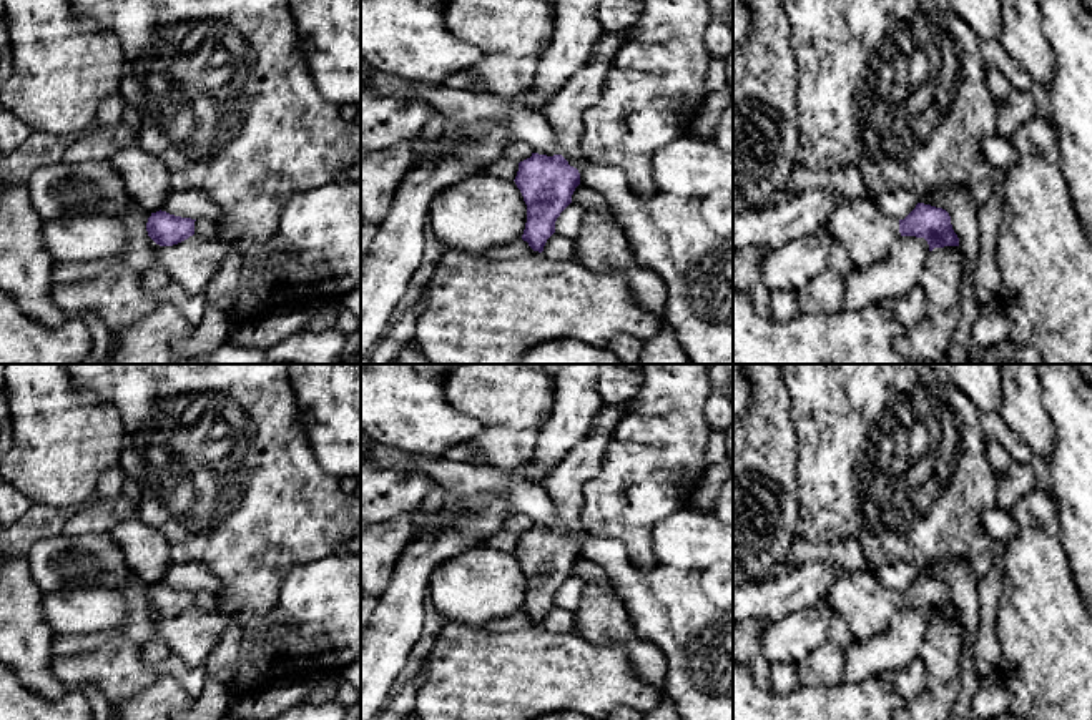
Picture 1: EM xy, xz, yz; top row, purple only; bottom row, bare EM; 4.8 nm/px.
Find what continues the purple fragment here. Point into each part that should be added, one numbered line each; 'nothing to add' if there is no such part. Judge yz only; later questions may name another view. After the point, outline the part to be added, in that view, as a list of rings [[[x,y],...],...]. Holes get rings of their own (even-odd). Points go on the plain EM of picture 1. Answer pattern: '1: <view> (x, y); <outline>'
1: yz (866, 606); [[[868,569],[843,570],[824,600],[846,620],[856,642],[869,642],[884,632],[901,610],[899,592],[883,587]]]

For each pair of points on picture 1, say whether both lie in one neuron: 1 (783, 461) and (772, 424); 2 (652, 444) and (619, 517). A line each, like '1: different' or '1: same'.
1: same
2: same

